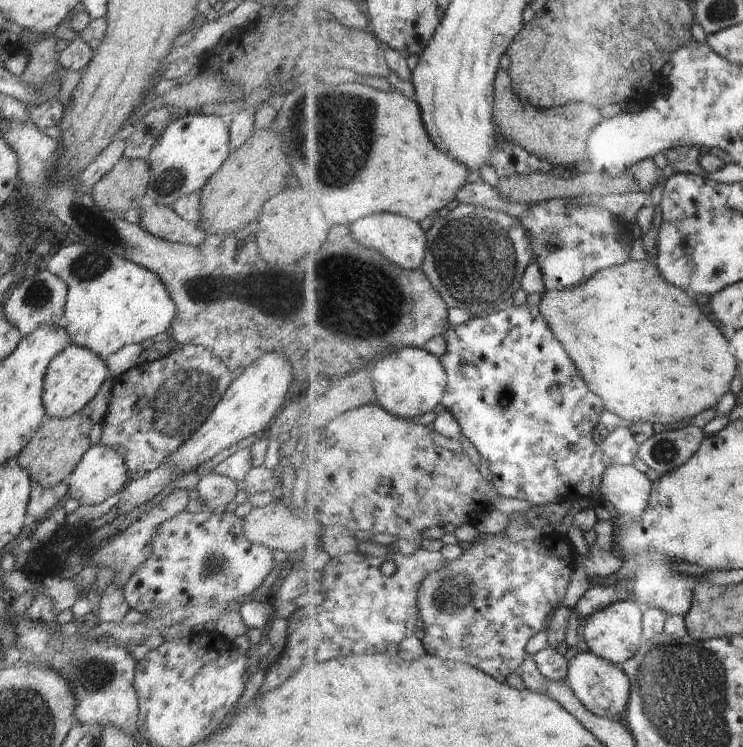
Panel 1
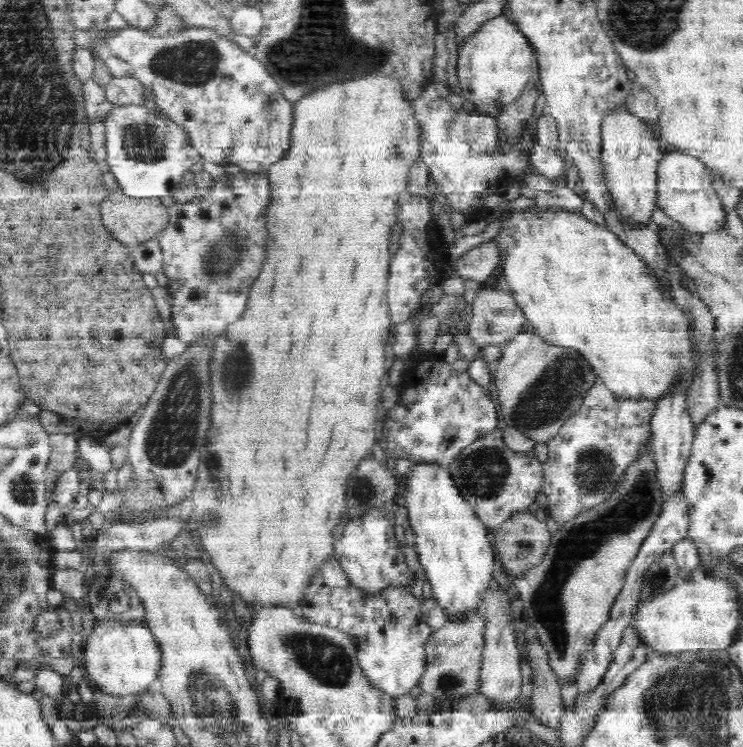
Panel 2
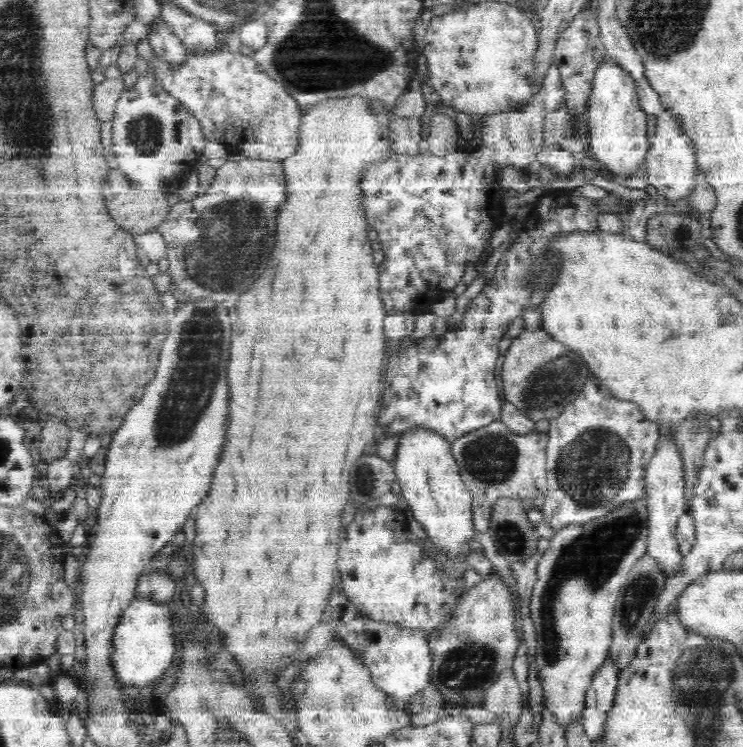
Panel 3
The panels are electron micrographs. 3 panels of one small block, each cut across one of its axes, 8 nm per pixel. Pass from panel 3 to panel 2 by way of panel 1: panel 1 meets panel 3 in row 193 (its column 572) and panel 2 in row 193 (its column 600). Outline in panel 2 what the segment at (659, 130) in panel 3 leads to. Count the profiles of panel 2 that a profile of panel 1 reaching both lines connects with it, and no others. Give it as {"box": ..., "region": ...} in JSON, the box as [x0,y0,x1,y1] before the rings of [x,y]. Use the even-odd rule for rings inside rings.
{"box":[656,148,726,232],"region":[[[674,148],[673,151],[663,153],[658,160],[656,179],[657,205],[668,217],[692,232],[718,230],[718,225],[725,220],[726,213],[711,186],[713,180],[702,160],[689,152]]]}

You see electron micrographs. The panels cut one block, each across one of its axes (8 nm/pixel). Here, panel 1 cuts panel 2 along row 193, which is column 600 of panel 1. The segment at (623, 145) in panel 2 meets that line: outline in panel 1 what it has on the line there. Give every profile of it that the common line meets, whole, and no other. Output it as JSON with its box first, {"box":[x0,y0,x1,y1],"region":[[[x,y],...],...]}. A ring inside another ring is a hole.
{"box":[584,600,646,666],"region":[[[637,600],[612,604],[609,608],[600,610],[597,614],[587,618],[584,630],[585,641],[595,654],[622,666],[643,647],[646,640],[643,632],[643,619],[643,610]]]}

